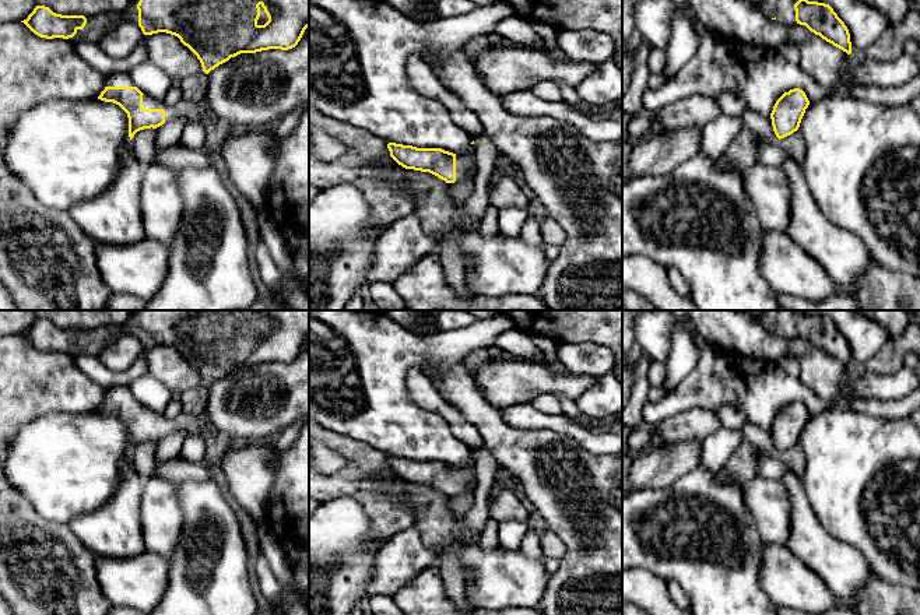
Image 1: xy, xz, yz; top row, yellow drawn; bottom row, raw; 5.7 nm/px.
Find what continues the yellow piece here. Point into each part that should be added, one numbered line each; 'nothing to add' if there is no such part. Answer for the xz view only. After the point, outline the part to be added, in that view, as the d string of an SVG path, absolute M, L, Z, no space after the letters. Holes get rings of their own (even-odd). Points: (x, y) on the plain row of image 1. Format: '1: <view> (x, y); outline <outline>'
1: xz (464, 475); outline M471 457L464 467L456 468L456 495L468 492L475 481L475 458Z

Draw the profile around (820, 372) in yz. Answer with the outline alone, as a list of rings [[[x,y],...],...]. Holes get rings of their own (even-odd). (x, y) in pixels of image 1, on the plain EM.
[[[814,348],[800,361],[800,380],[822,400],[836,400],[838,405],[847,407],[856,400],[843,391],[843,376],[847,366]]]

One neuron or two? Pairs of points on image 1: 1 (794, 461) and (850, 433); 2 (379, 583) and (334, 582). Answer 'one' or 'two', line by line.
1: two
2: two

